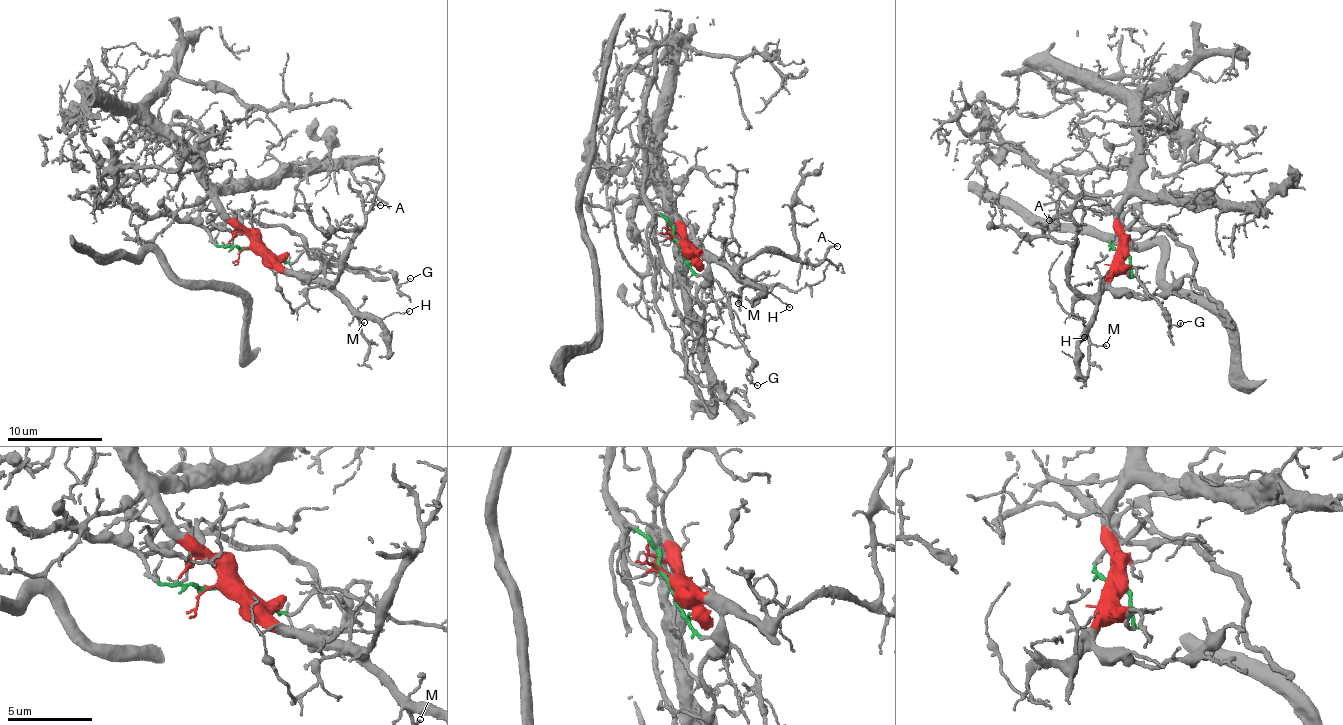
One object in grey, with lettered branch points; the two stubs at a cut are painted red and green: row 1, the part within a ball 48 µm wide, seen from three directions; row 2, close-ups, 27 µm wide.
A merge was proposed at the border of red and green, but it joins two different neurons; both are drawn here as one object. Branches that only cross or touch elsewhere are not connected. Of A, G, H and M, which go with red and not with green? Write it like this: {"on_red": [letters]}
{"on_red": ["A", "H", "M"]}

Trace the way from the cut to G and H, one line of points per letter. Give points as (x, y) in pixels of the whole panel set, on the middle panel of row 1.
G: (680, 246), (695, 274), (717, 283), (725, 293), (734, 326), (753, 363), (746, 372), (757, 386)
H: (680, 246), (695, 246), (700, 251), (736, 267), (738, 275), (748, 280), (750, 286), (768, 291), (789, 308)

